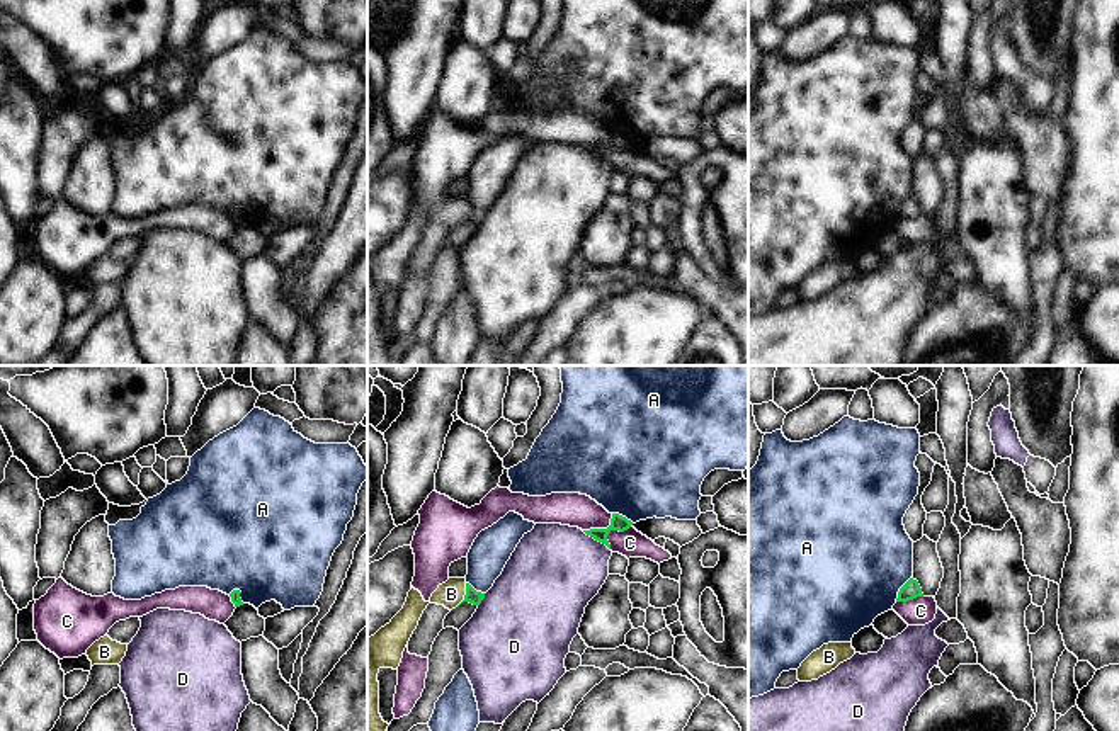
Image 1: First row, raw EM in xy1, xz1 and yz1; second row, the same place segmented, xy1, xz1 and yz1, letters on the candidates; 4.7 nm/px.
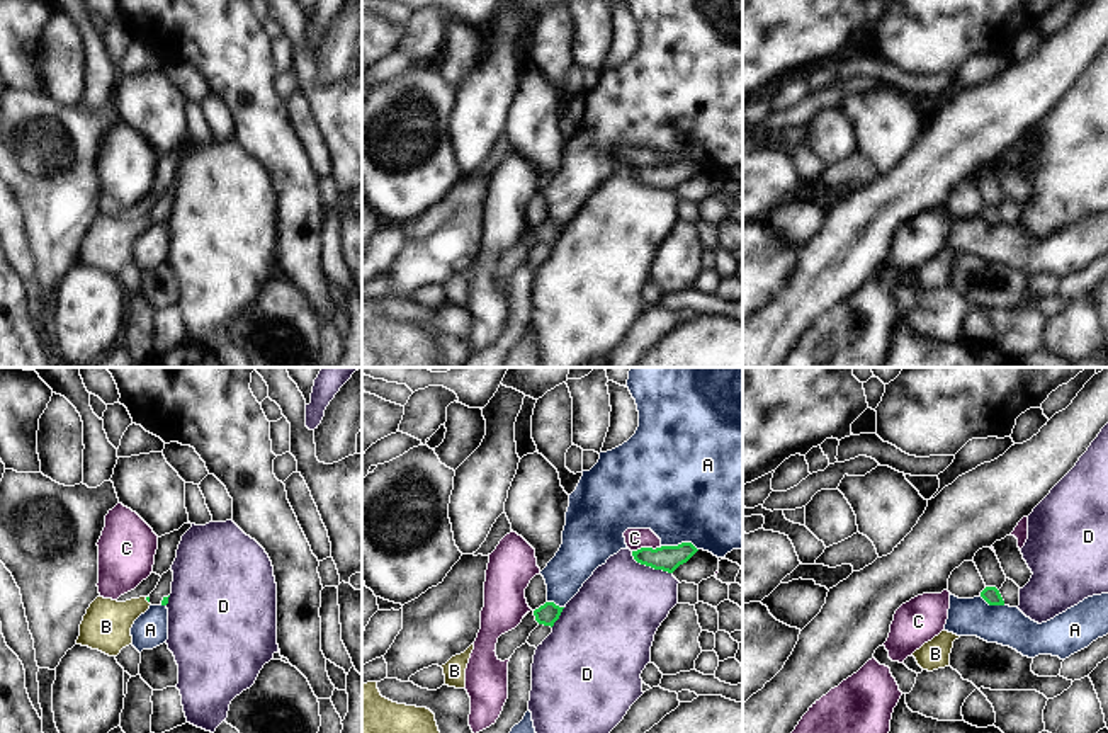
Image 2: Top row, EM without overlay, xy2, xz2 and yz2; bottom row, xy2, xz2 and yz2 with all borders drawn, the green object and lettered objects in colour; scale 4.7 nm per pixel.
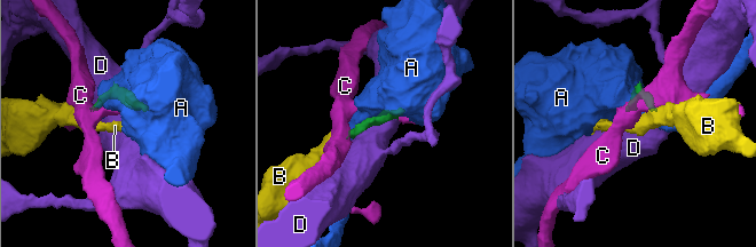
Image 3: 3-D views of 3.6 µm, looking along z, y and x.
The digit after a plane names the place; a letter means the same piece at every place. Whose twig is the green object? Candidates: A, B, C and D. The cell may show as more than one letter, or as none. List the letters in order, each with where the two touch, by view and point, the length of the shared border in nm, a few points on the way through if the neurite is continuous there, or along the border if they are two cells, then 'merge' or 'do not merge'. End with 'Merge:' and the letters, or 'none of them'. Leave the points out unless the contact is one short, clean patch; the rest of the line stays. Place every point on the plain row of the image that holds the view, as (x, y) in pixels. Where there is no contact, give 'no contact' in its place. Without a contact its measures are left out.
A: meets green in xz2 at (680, 164); contact 180 nm long; do not merge
B: meets green in xz1 at (466, 213); contact 110 nm long; runs through xz1 (471, 215), (466, 213), (451, 213); merge
C: meets green in xz1 at (613, 148); contact 160 nm long; border along xz1 (631, 143), (623, 150), (609, 152), (609, 167); do not merge
D: meets green in xz2 at (650, 184); contact 220 nm long; do not merge
Merge: B

